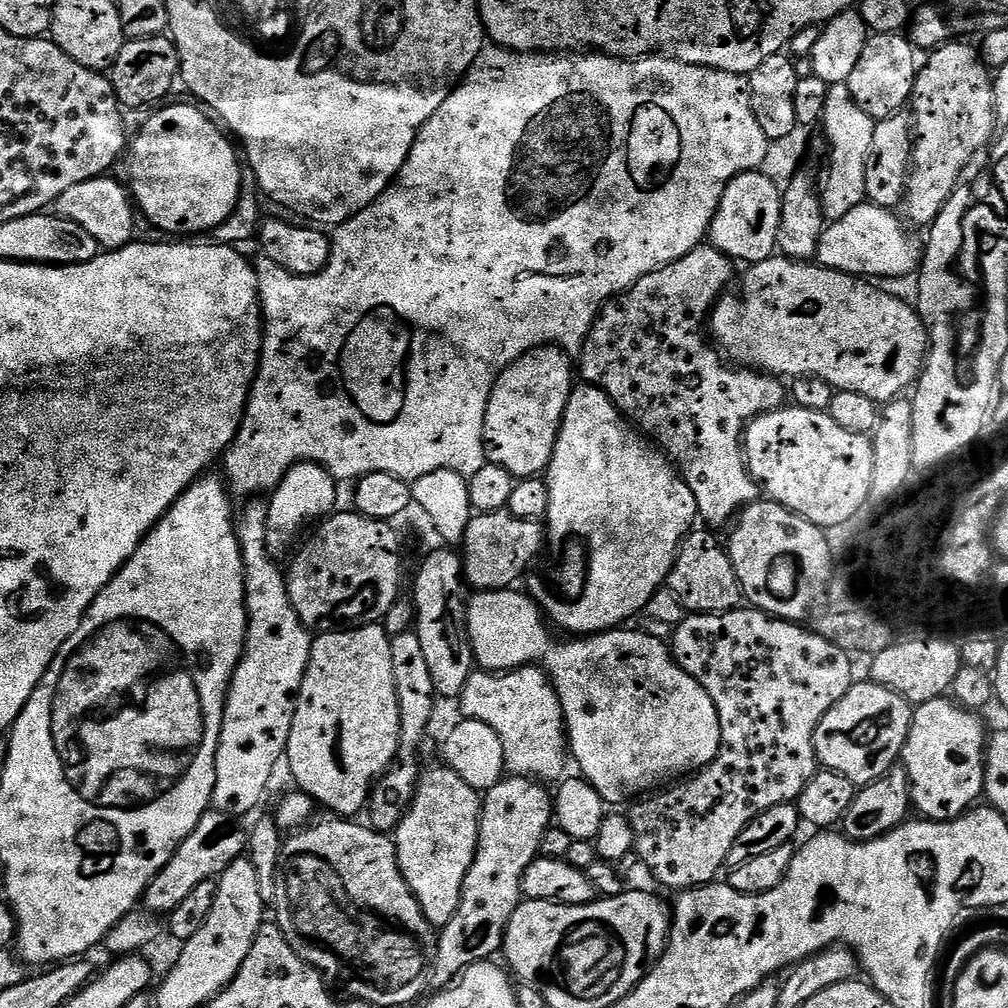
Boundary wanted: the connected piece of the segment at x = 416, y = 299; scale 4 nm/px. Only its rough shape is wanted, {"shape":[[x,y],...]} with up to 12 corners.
{"shape":[[486,46],[264,341],[223,475],[482,470],[700,247],[748,76]]}

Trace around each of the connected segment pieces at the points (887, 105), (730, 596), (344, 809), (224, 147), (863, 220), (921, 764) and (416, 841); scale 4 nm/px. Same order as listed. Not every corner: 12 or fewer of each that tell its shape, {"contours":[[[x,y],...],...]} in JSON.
{"contours":[[[869,35],[847,85],[872,120],[909,107],[907,35]],[[684,538],[666,586],[692,614],[741,607],[727,547]],[[383,623],[321,632],[295,787],[352,818],[400,750]],[[195,103],[132,148],[131,195],[164,232],[211,233],[240,197],[233,141]],[[854,206],[818,260],[850,276],[908,276],[921,241],[895,211]],[[952,698],[913,711],[912,804],[956,820],[984,796],[986,731]],[[427,769],[396,827],[398,866],[432,927],[458,910],[481,793]]]}

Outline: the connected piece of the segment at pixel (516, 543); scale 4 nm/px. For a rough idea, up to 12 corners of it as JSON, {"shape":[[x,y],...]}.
{"shape":[[473,515],[463,579],[507,589],[545,544],[535,520]]}

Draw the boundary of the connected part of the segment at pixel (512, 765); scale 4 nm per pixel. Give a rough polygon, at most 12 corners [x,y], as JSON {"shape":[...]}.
{"shape":[[542,668],[474,670],[463,719],[499,737],[511,773],[557,781],[564,712]]}

